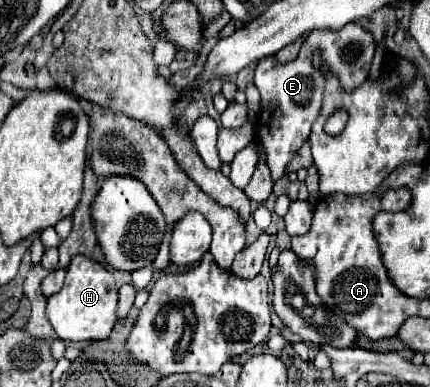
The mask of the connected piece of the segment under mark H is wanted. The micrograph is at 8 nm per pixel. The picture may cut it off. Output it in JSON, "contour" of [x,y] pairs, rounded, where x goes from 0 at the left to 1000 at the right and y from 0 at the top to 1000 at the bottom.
{"contour":[[[172,659],[153,695],[149,742],[130,762],[112,767],[107,819],[140,876],[228,881],[247,876],[265,850],[265,835],[274,824],[270,783],[274,783],[274,747],[260,700],[219,669],[205,669],[195,659]]]}

